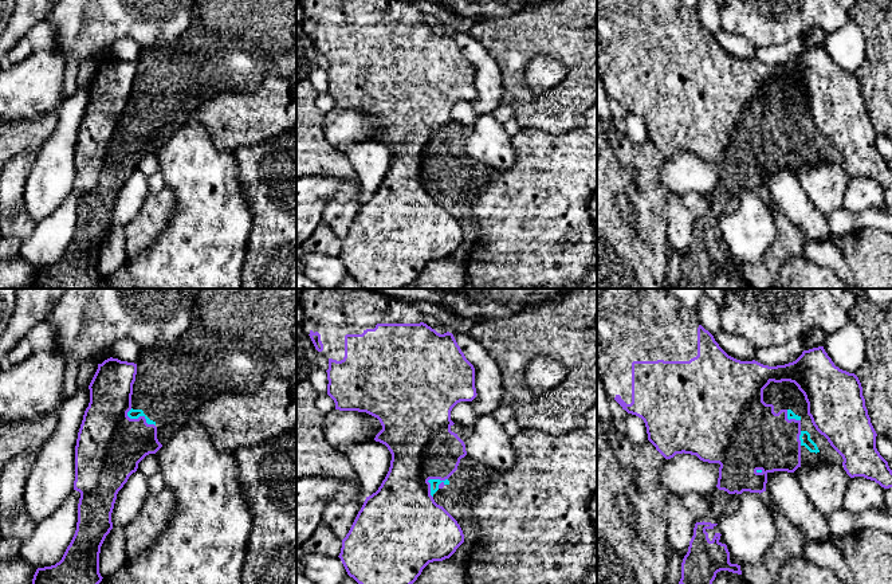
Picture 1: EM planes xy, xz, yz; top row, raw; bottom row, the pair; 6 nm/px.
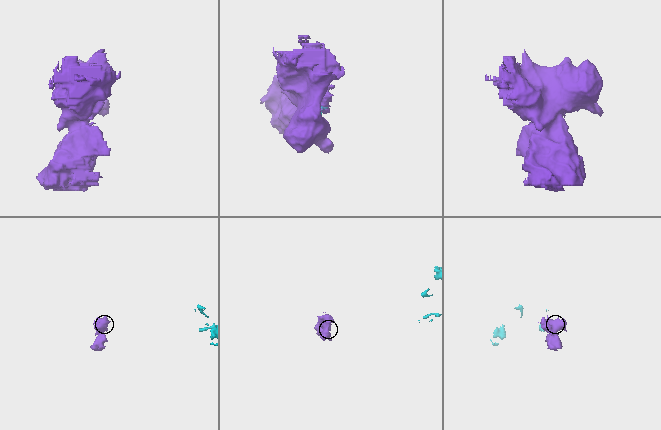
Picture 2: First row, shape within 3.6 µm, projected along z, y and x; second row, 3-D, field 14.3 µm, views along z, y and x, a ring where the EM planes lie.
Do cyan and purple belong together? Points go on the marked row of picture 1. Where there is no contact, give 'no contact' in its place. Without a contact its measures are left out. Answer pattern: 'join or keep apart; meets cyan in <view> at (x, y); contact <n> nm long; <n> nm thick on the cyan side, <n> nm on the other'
join; meets cyan in xz at (429, 479); contact 150 nm long; 50 nm thick on the cyan side, 400 nm on the other

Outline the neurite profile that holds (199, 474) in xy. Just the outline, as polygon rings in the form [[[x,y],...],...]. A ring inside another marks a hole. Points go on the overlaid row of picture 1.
[[[185,424],[158,451],[160,473],[176,498],[170,524],[140,558],[99,584],[241,584],[252,517],[233,454],[217,450],[203,426]]]

